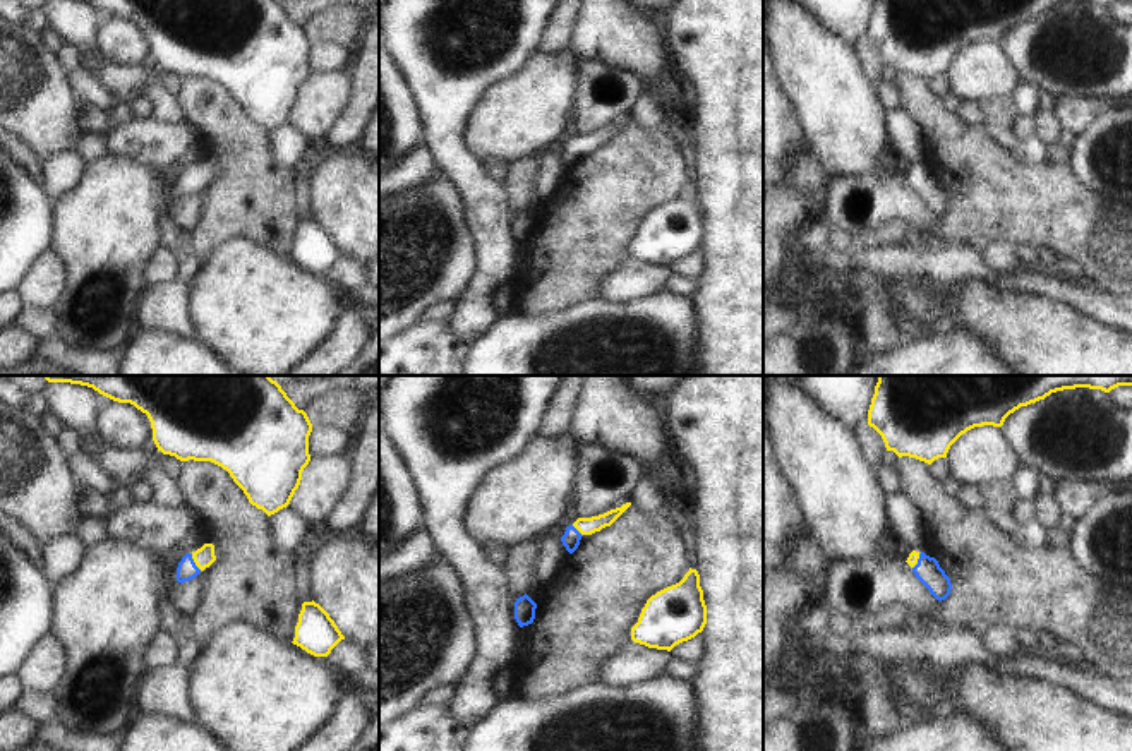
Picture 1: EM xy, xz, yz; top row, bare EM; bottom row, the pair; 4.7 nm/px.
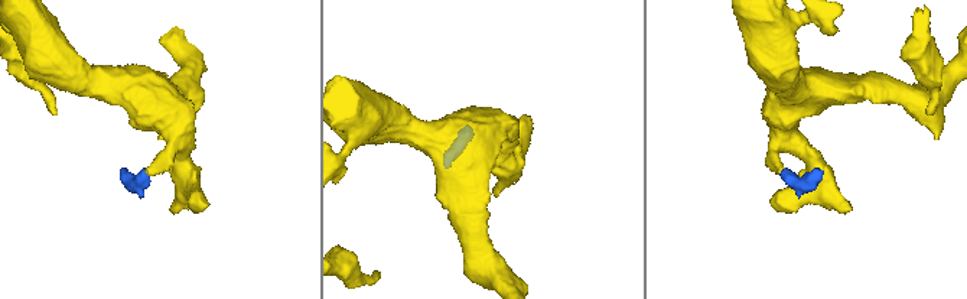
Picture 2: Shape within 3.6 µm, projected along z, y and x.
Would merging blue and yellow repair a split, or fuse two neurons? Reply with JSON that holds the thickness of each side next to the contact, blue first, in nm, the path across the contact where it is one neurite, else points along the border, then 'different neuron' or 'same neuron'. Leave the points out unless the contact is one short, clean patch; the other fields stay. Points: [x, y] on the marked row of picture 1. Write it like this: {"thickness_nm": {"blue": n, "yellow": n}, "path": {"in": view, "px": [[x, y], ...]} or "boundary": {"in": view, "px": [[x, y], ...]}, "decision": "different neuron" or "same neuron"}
{"thickness_nm": {"blue": 90, "yellow": 90}, "path": {"in": "xy", "px": [[187, 570], [194, 563], [204, 556]]}, "decision": "same neuron"}

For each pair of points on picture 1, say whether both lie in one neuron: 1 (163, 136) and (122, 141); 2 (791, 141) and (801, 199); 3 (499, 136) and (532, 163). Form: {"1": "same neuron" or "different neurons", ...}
{"1": "same neuron", "2": "same neuron", "3": "different neurons"}

